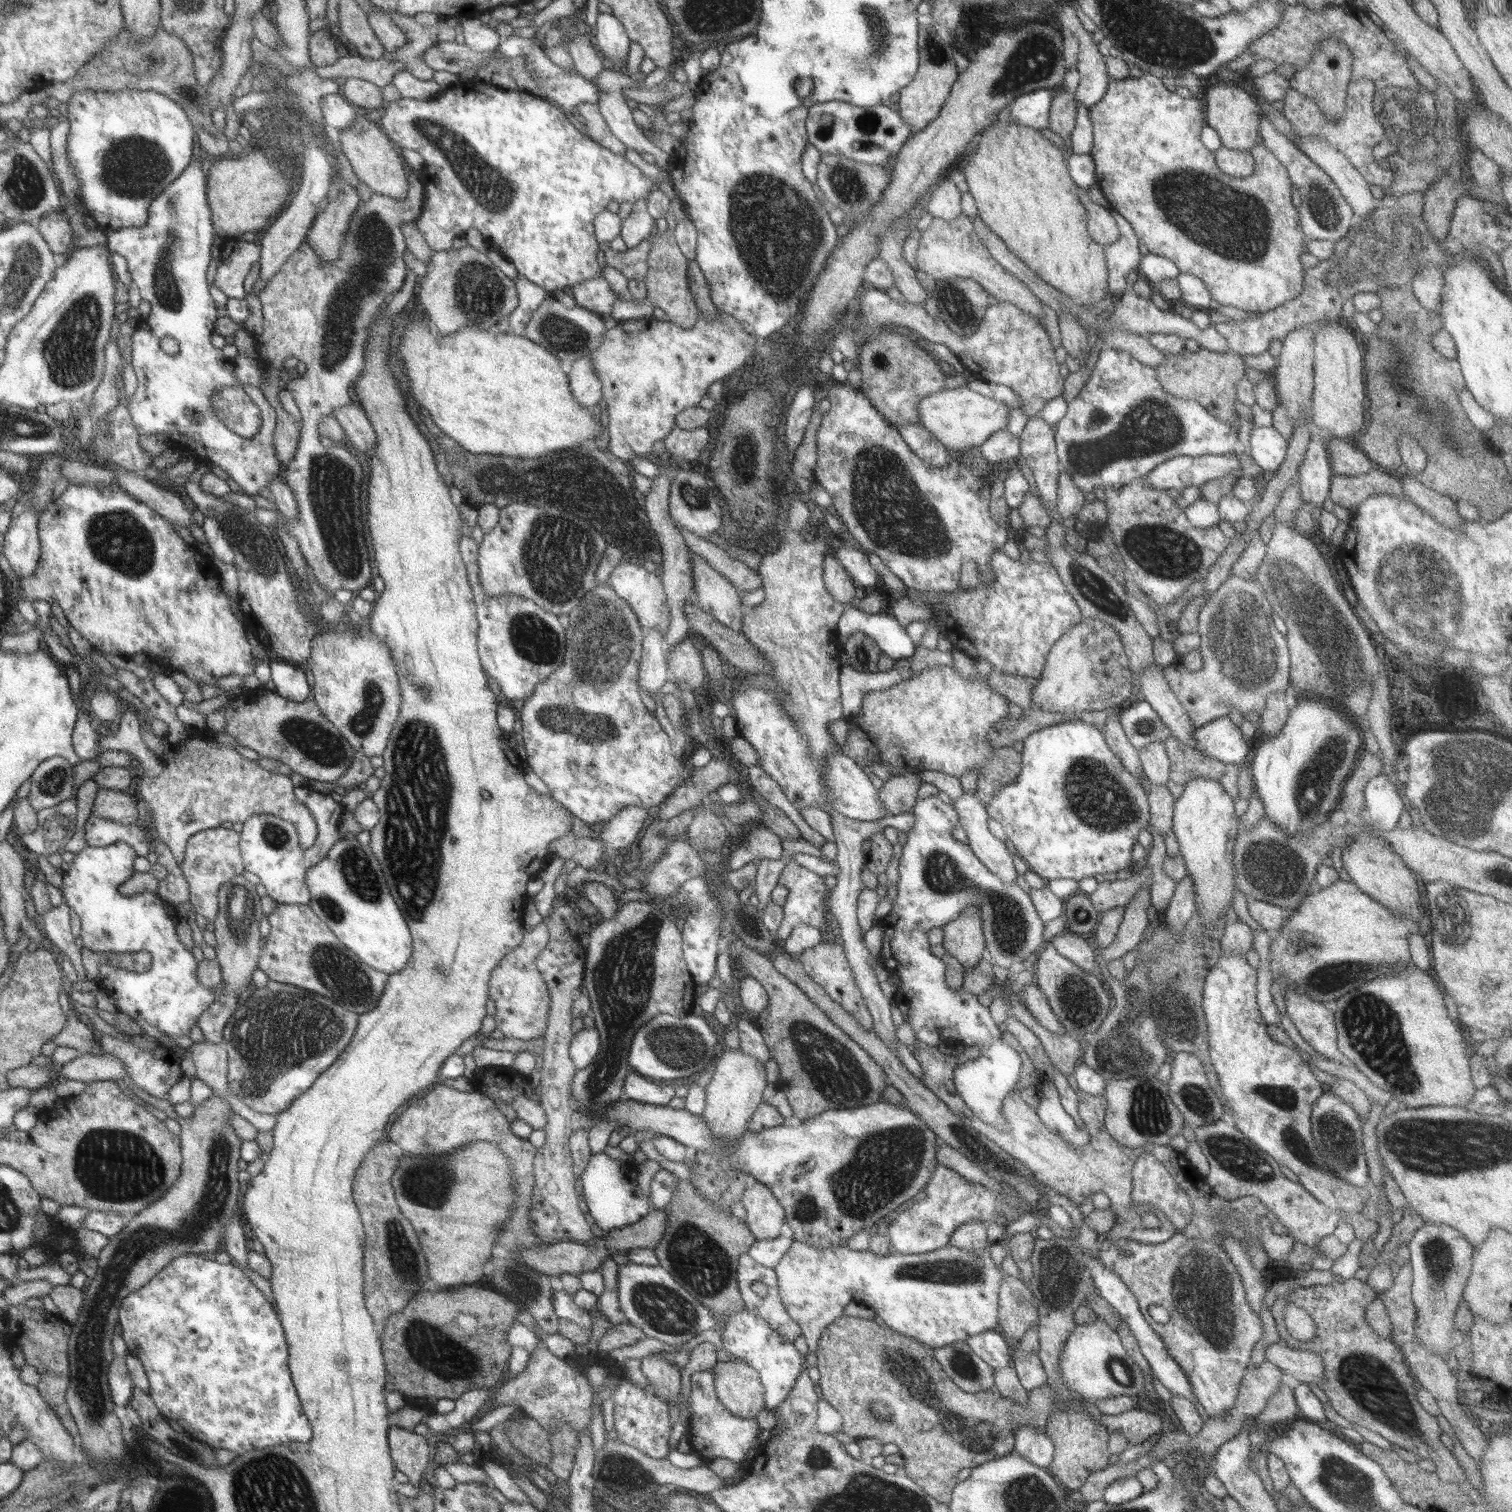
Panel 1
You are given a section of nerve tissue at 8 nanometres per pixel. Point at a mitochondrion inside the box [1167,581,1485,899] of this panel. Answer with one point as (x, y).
(1244, 644)

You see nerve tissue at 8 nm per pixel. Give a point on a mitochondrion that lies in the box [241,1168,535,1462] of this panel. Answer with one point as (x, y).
(441, 1360)

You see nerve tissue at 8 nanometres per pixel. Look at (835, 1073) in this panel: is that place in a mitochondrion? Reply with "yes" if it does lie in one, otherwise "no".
yes

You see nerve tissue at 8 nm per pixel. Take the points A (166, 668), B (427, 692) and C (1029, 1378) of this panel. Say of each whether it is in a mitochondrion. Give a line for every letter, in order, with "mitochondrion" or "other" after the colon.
A: other
B: mitochondrion
C: other

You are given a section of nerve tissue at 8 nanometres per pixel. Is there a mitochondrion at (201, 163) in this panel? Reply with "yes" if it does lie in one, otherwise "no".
no

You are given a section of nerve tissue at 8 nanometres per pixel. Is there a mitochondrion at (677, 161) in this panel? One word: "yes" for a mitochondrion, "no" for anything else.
no

